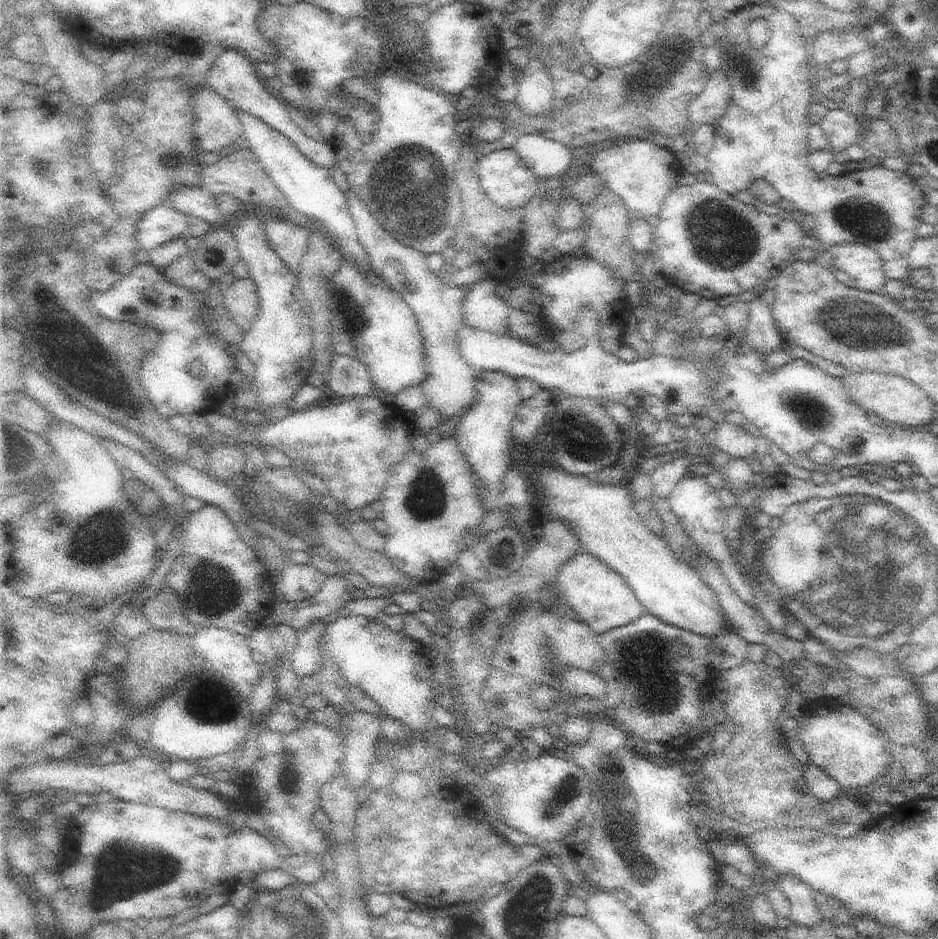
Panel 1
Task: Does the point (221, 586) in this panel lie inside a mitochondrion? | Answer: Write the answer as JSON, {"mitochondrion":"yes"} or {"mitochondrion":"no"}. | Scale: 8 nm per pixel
{"mitochondrion":"yes"}

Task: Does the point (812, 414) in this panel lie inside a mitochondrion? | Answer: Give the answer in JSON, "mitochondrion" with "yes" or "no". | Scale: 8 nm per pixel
{"mitochondrion":"yes"}

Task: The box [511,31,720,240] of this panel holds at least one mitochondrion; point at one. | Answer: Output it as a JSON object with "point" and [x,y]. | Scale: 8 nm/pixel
{"point":[642,88]}

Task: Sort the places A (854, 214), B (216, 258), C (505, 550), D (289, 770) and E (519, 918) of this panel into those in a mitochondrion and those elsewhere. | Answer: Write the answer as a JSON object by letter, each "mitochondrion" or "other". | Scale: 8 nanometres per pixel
{"A":"mitochondrion","B":"other","C":"mitochondrion","D":"mitochondrion","E":"mitochondrion"}

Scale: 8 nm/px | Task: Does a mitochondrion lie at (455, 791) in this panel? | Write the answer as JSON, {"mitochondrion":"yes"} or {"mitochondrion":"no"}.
{"mitochondrion":"no"}

